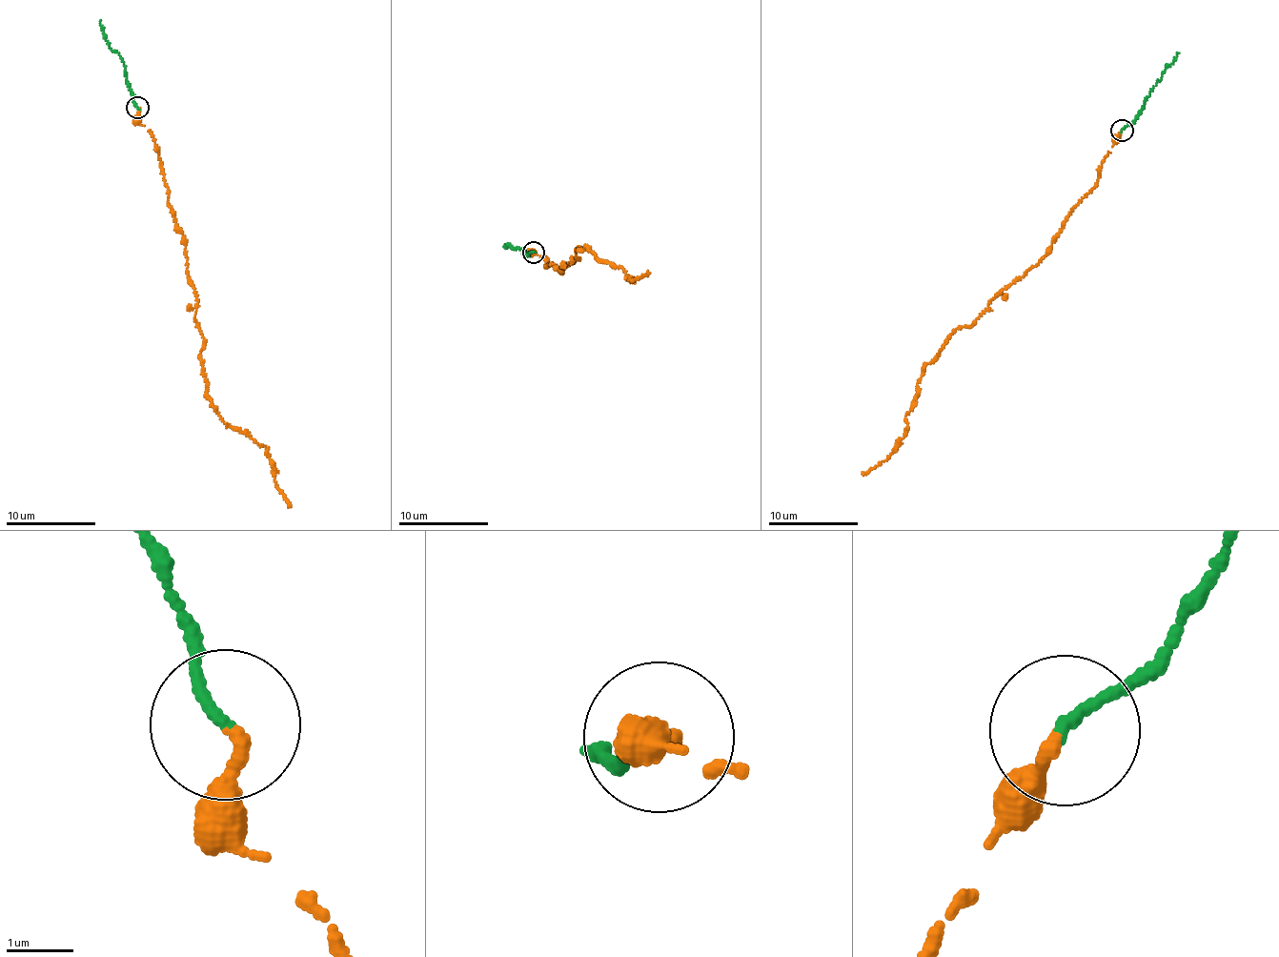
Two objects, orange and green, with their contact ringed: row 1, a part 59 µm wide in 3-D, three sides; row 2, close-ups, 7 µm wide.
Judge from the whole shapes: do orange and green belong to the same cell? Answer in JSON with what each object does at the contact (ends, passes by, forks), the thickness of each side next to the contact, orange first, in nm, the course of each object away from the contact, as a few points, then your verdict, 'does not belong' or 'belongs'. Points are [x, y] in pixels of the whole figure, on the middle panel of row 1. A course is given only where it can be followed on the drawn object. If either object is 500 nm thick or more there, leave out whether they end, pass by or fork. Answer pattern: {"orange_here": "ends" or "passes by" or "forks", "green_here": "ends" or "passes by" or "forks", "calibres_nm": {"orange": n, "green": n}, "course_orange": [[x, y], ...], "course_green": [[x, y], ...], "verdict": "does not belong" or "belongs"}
{"orange_here": "ends", "green_here": "ends", "calibres_nm": {"orange": 180, "green": 160}, "course_orange": [[534, 252], [559, 273], [586, 248], [622, 267], [626, 280], [647, 272]], "course_green": [[534, 252], [526, 254], [525, 250], [505, 246]], "verdict": "belongs"}

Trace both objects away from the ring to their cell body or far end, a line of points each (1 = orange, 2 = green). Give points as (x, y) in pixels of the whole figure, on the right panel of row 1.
1: (1121, 130), (1095, 187), (1065, 219), (1048, 254), (949, 336), (917, 383), (906, 435), (862, 474)
2: (1121, 130), (1135, 118), (1147, 96), (1179, 53)

